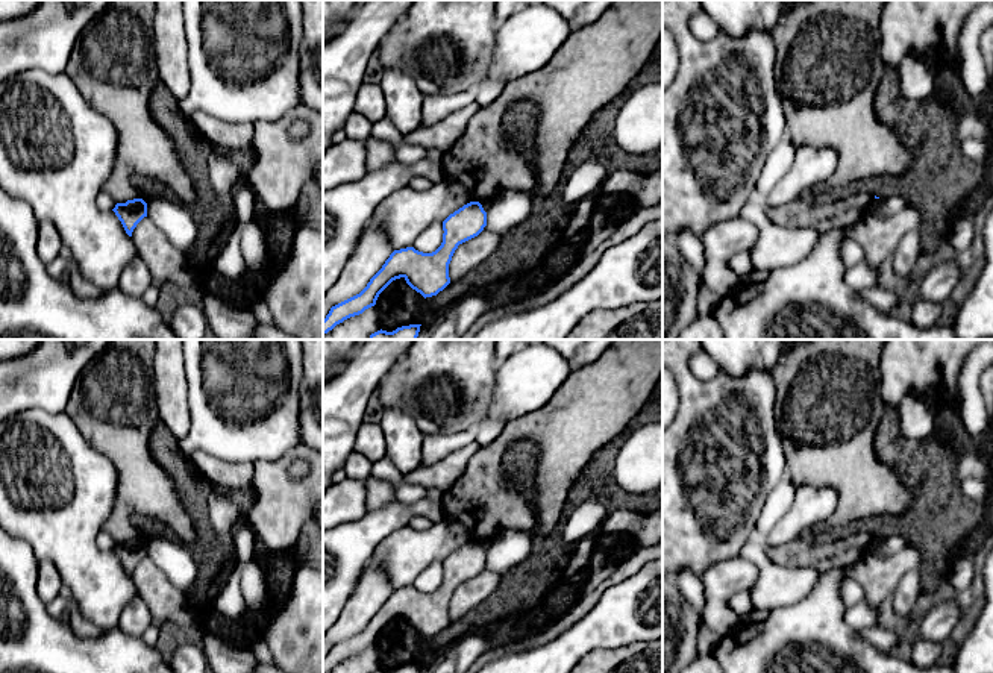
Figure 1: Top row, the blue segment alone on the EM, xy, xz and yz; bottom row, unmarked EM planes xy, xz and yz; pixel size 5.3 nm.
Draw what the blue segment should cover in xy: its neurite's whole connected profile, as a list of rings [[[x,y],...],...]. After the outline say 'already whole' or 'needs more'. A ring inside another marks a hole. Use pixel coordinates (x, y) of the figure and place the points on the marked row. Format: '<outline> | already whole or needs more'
[[[143,199],[127,200],[126,203],[117,203],[112,209],[121,221],[126,233],[132,236],[136,224],[147,217],[147,203]]] | already whole

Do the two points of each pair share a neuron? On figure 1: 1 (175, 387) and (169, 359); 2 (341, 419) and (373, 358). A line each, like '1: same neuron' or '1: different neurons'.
1: same neuron
2: same neuron

